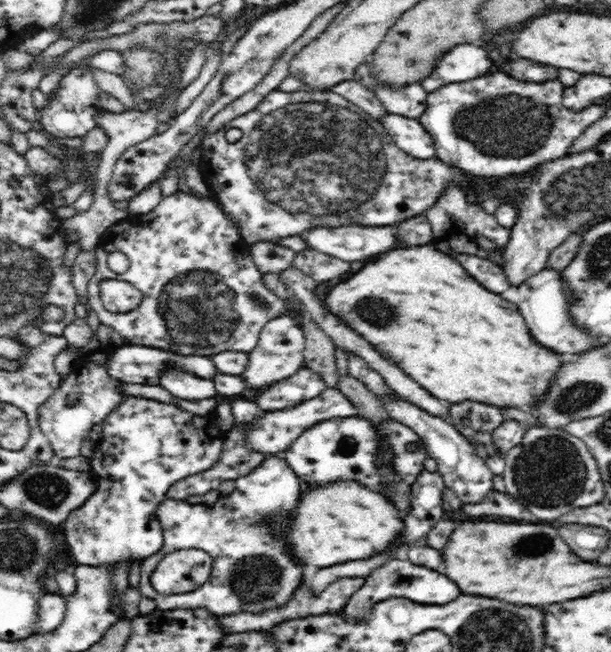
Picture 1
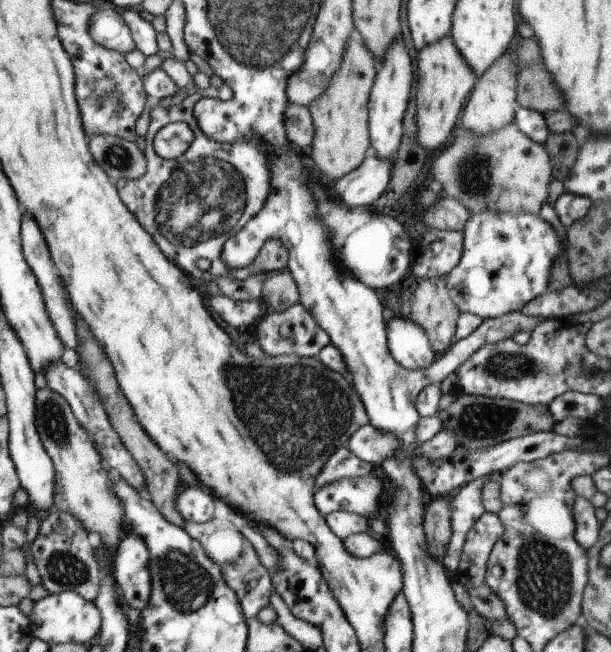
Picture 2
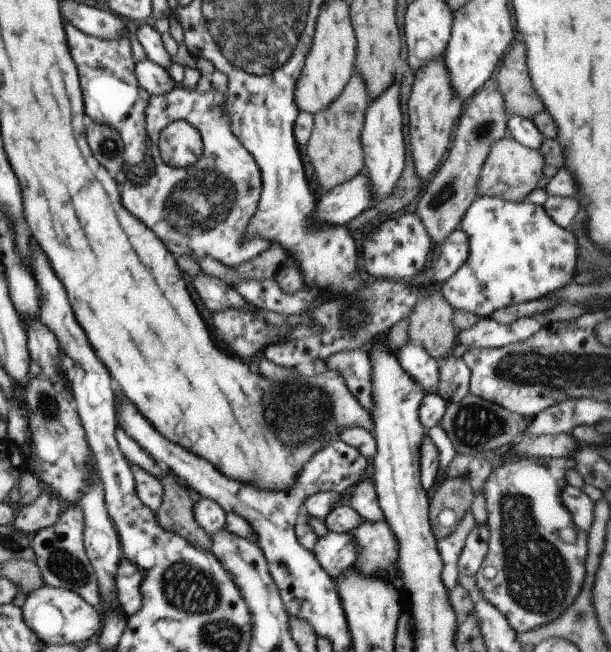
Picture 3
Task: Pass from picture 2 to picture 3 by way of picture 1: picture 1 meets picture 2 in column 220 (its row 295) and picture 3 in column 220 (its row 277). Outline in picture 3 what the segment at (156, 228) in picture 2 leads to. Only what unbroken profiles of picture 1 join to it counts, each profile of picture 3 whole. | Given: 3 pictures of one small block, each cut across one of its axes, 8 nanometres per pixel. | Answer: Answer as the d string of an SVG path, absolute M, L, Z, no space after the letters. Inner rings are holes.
M175 82L165 94L147 96L143 114L155 172L145 184L123 184L123 206L129 214L137 216L171 254L187 254L193 260L209 256L227 268L237 268L241 262L257 258L257 254L267 250L271 242L257 234L247 234L249 220L253 218L261 198L261 176L255 160L231 132L225 100L225 94L215 90L199 94L185 88L181 82ZM181 120L193 126L201 136L203 154L193 166L173 170L161 162L159 134L171 122ZM175 238L181 238L183 242L177 244Z

